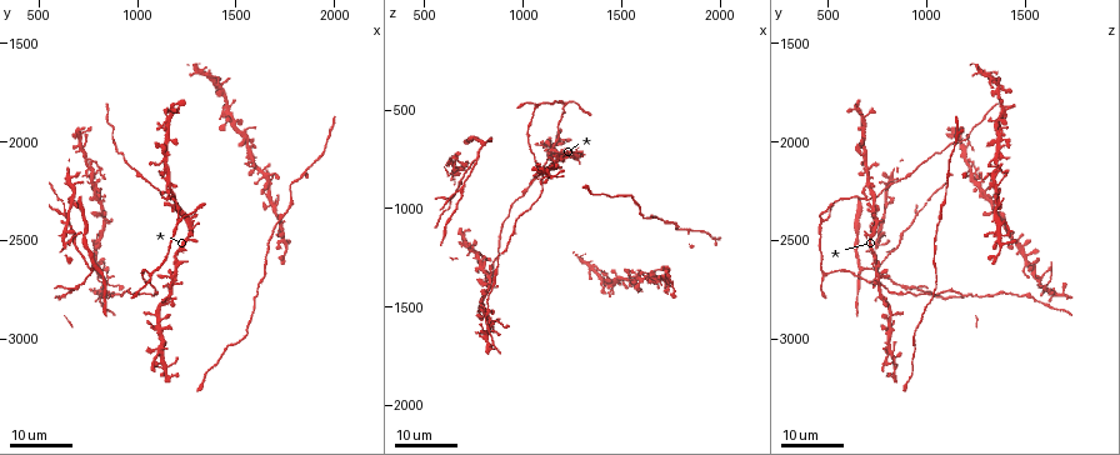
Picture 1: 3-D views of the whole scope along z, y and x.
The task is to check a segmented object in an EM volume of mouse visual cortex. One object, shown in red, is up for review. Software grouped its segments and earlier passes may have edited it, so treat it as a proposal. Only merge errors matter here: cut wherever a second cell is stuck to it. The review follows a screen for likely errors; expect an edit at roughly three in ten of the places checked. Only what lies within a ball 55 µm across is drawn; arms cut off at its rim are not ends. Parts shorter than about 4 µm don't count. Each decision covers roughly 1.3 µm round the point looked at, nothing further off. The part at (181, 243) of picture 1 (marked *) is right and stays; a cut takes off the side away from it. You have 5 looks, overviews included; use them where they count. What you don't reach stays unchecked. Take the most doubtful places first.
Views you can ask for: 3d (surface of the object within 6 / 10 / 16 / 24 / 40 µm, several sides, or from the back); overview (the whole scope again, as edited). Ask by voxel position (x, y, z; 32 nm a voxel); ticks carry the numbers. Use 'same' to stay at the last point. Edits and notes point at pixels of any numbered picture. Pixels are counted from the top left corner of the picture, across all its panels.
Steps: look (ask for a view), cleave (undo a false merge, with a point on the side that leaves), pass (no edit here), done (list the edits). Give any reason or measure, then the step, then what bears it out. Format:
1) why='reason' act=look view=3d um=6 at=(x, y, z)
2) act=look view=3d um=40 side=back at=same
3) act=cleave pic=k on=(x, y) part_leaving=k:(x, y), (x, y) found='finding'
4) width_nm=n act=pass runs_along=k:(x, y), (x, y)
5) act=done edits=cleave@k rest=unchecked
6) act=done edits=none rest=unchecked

why='two arms in line, one across' act=look view=3d um=16 at=(1210, 2400, 460)

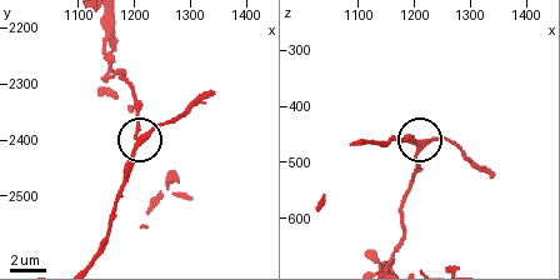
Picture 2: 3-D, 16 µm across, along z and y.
why='closer look' act=look view=3d um=10 at=(1210, 2405, 470)

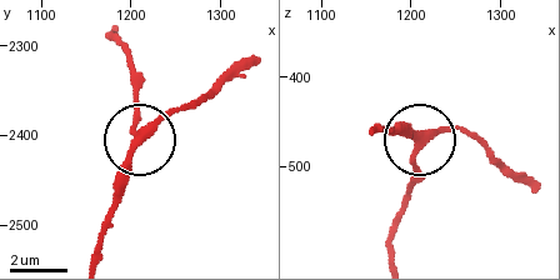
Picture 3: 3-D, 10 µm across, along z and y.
arms=3 act=pass found='continuous, no second cell'

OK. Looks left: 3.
why='four-way junction' act=look view=3d um=16 at=(1150, 2300, 690)

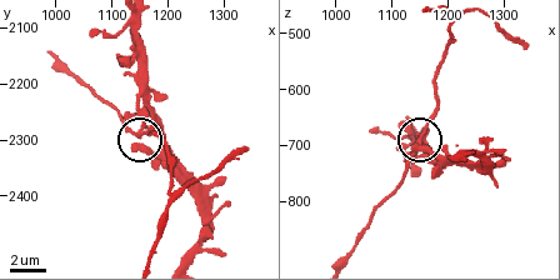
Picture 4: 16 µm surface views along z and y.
why='closer look' act=look view=3d um=6 at=(1155, 2285, 680)

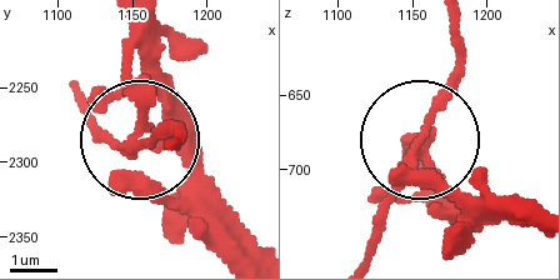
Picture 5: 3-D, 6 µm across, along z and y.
side_arm_um=18 arms=4 act=pass found='continuous, no second cell'

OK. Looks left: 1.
act=done edits=none rest=unchecked

